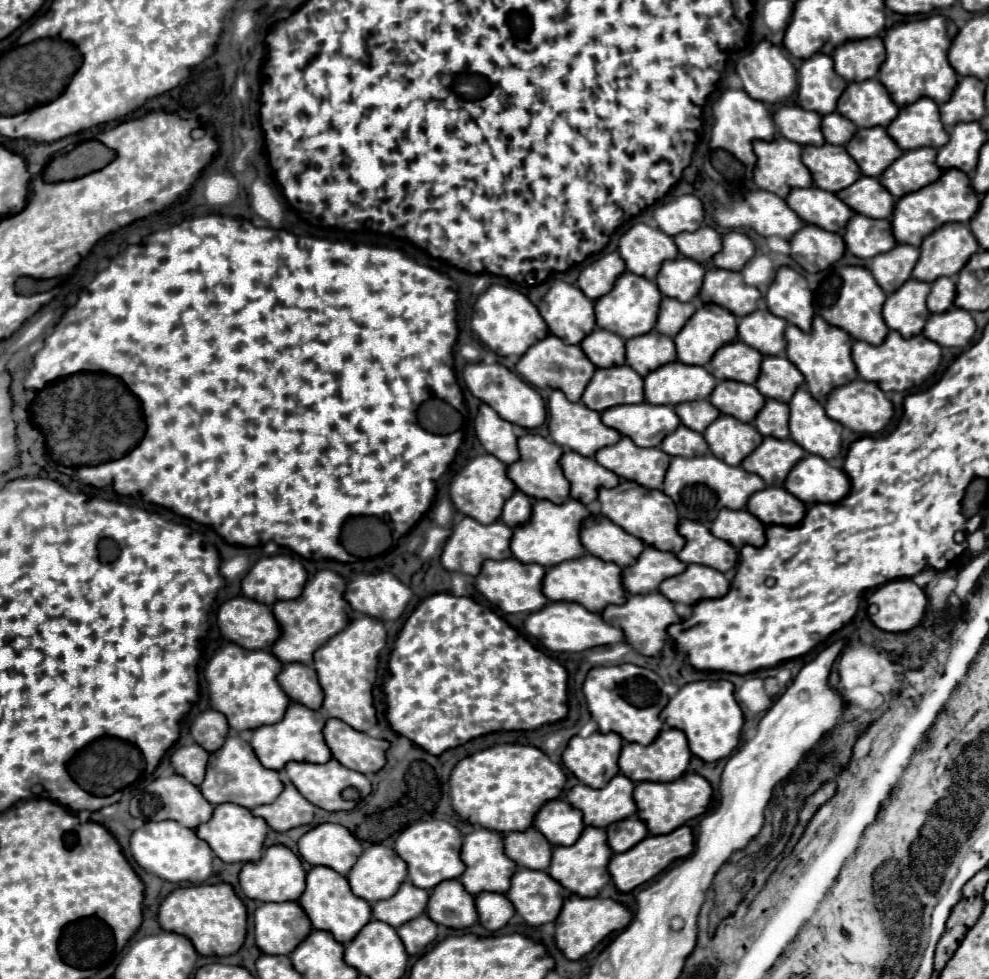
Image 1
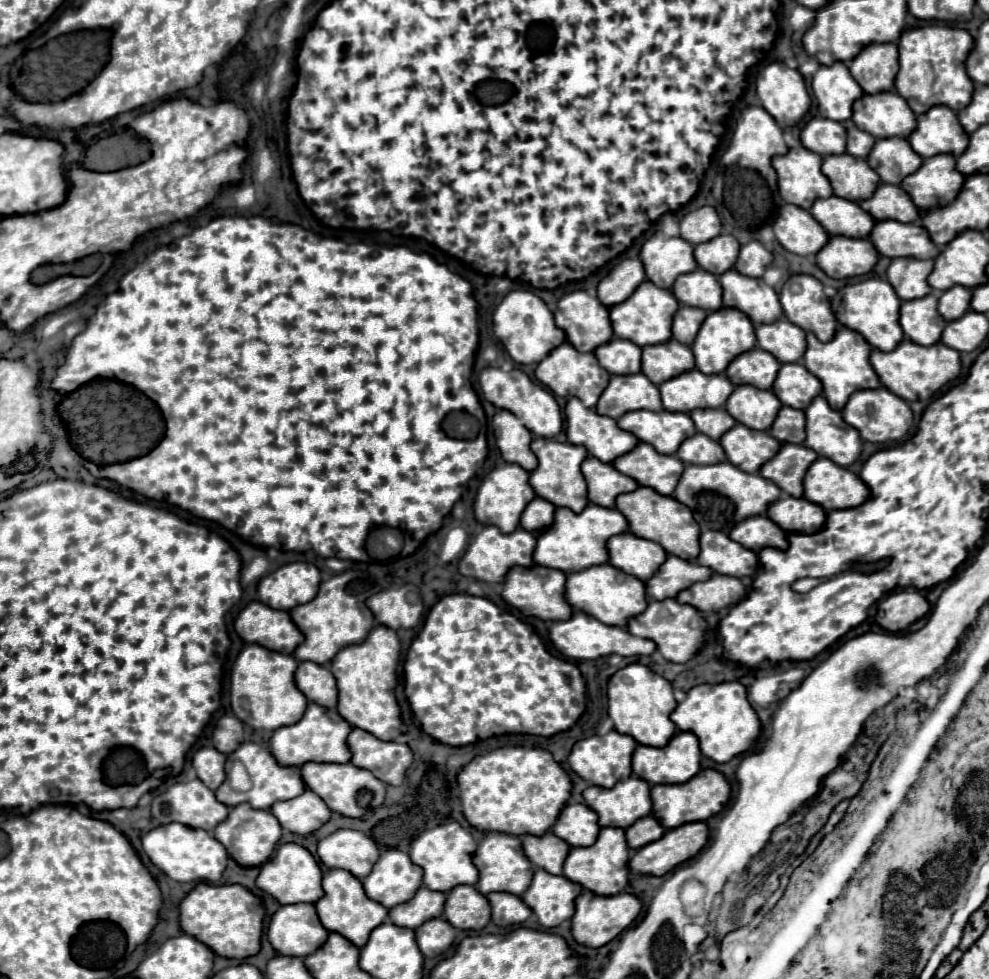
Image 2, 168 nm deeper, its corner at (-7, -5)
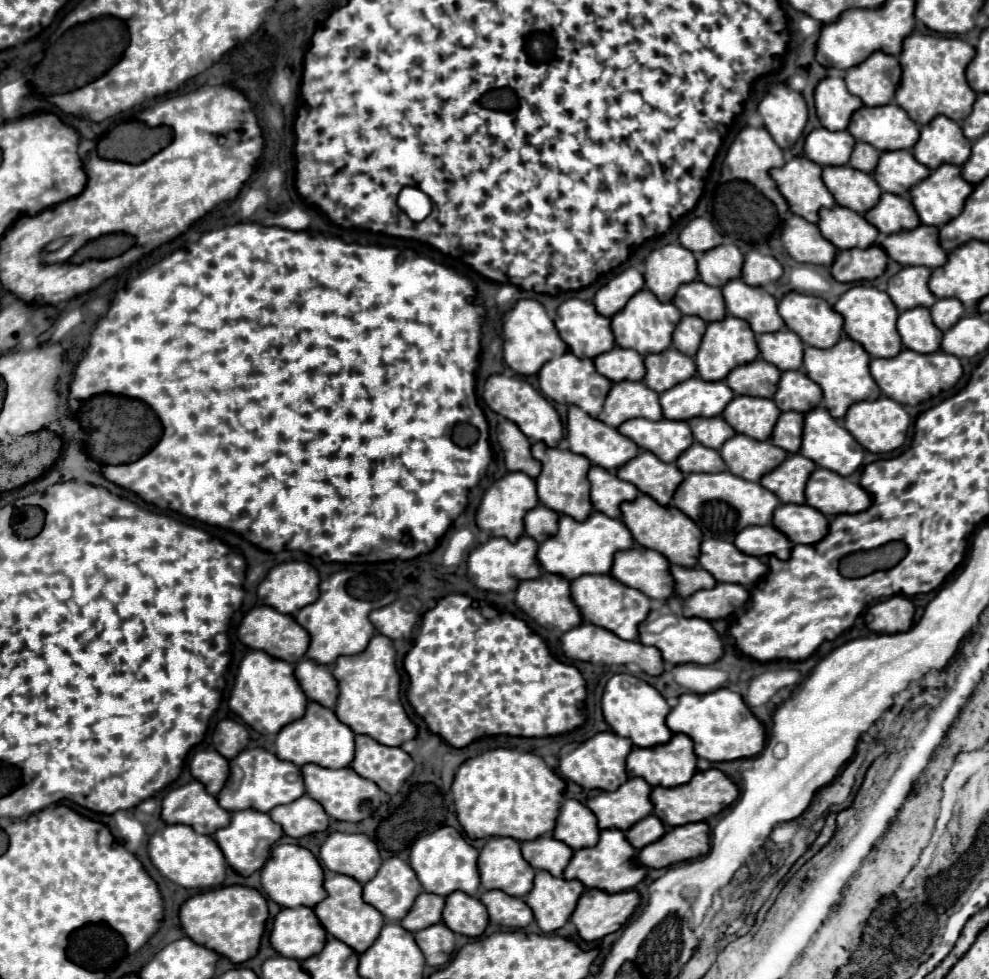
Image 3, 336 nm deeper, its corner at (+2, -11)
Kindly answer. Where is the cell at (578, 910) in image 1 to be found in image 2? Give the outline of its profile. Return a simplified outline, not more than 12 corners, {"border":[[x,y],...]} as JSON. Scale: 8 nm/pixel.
{"border":[[628,893],[576,897],[572,937],[598,949],[638,917]]}

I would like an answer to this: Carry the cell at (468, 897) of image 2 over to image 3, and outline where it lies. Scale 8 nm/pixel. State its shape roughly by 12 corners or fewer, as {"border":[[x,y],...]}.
{"border":[[455,891],[447,897],[443,923],[461,935],[483,935],[485,905]]}

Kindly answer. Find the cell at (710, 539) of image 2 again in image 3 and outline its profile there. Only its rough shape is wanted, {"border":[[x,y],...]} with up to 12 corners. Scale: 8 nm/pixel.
{"border":[[723,539],[701,543],[699,565],[719,583],[755,587],[765,561]]}

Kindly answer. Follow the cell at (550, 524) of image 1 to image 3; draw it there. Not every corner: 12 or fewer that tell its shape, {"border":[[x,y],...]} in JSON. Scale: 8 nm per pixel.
{"border":[[593,511],[561,515],[539,545],[545,571],[573,581],[609,573],[635,545],[627,525]]}

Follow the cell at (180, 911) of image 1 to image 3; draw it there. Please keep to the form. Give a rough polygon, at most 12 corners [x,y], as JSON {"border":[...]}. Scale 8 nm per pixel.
{"border":[[251,887],[189,897],[181,925],[233,963],[259,951],[269,917]]}

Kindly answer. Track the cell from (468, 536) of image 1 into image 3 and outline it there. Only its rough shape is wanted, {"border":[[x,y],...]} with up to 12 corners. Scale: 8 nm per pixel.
{"border":[[493,537],[471,551],[479,589],[515,591],[541,577],[537,541]]}

